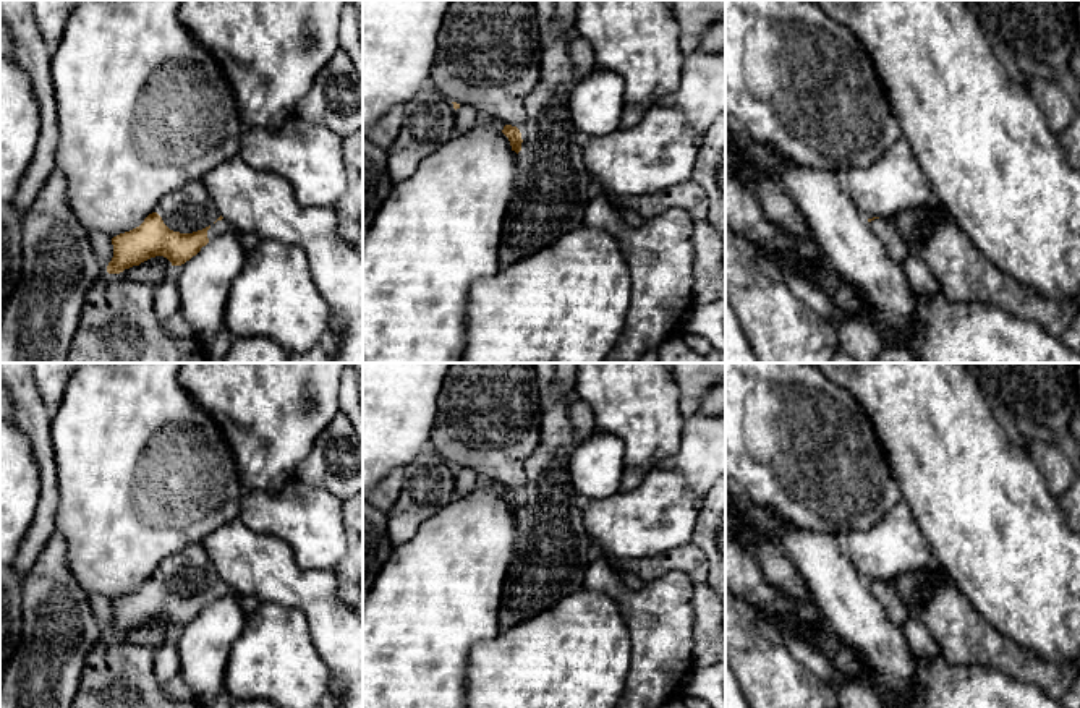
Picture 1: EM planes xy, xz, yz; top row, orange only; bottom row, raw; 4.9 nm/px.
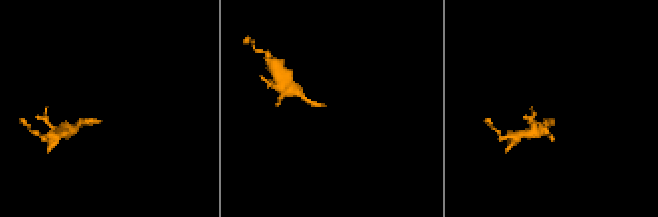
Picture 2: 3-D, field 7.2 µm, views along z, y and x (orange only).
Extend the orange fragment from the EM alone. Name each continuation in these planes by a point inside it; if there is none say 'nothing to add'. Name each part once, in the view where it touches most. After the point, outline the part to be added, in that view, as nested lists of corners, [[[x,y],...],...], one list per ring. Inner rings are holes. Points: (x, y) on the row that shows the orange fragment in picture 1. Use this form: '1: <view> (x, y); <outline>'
1: xy (221, 227); [[[222,219],[210,225],[207,230],[207,238],[212,240],[223,233],[235,233],[238,232],[228,220]]]

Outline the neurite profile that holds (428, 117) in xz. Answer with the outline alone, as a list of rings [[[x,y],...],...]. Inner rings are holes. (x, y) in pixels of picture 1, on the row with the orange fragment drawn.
[[[426,83],[405,105],[403,125],[387,149],[387,172],[400,183],[411,177],[423,159],[455,134],[455,109],[432,83]]]

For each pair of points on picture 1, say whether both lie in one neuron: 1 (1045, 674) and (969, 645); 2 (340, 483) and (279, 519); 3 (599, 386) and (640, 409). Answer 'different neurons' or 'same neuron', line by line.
1: same neuron
2: different neurons
3: same neuron

